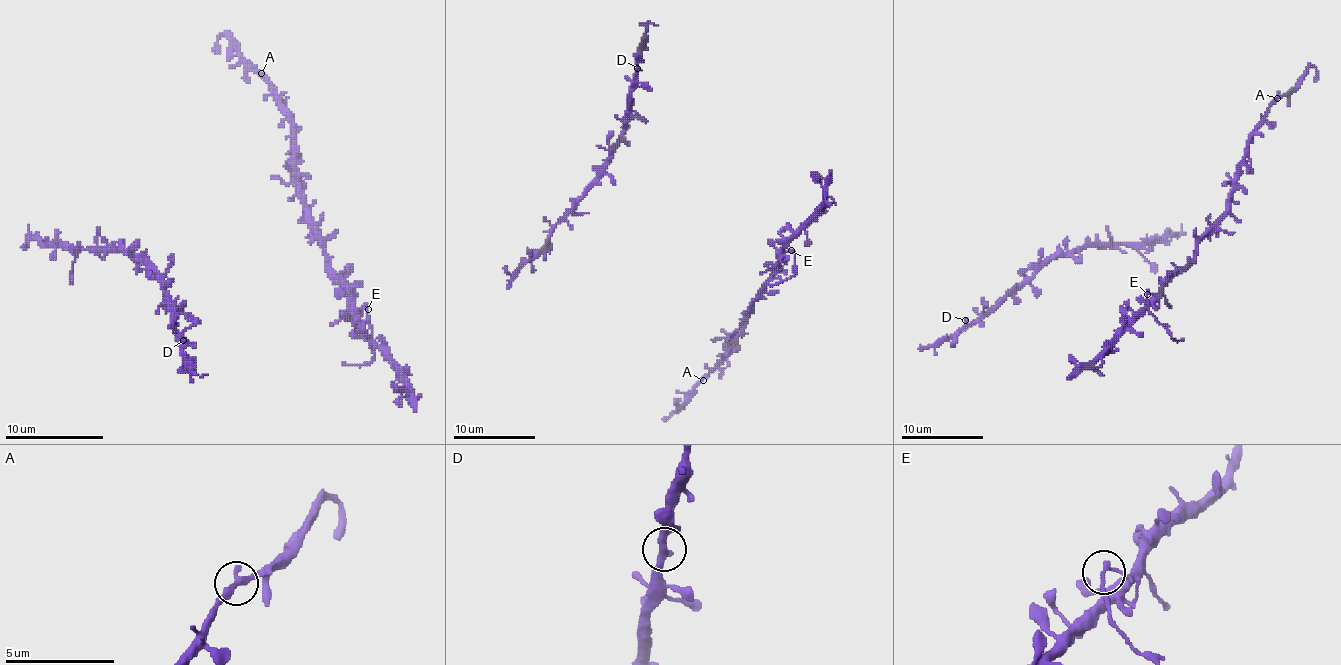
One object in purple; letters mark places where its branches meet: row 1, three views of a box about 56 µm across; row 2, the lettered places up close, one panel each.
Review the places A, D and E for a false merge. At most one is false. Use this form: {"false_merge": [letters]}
{"false_merge": ["E"]}

